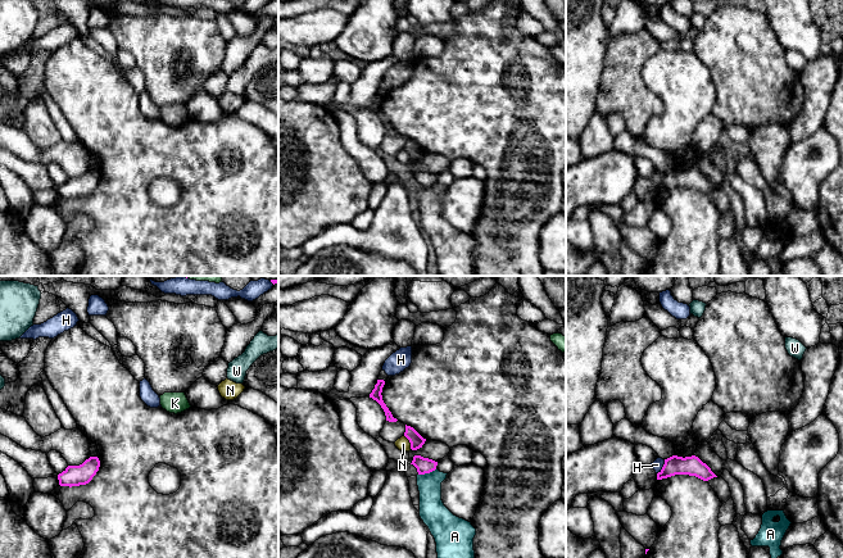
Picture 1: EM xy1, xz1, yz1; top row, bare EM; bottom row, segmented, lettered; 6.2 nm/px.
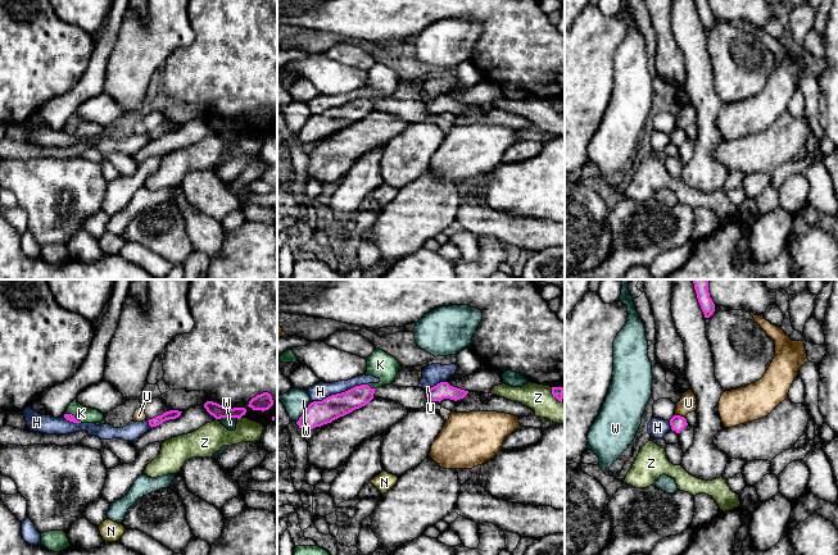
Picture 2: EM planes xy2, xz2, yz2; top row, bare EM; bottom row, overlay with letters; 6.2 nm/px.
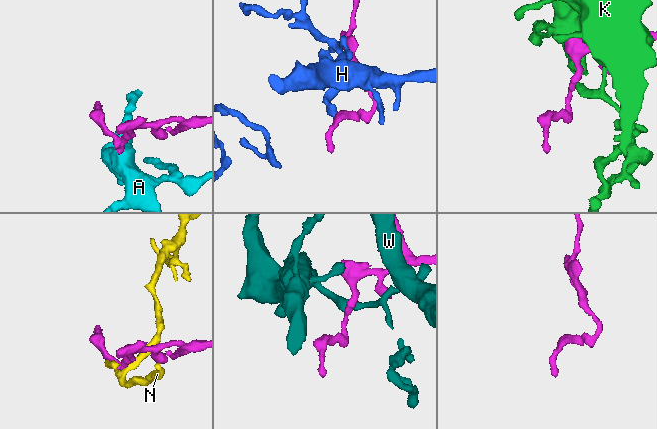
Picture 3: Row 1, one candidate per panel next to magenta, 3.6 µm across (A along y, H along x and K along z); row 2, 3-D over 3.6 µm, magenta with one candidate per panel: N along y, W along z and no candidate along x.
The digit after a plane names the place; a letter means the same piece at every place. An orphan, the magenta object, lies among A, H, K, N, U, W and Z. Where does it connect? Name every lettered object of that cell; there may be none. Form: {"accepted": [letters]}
{"accepted": ["K"]}

